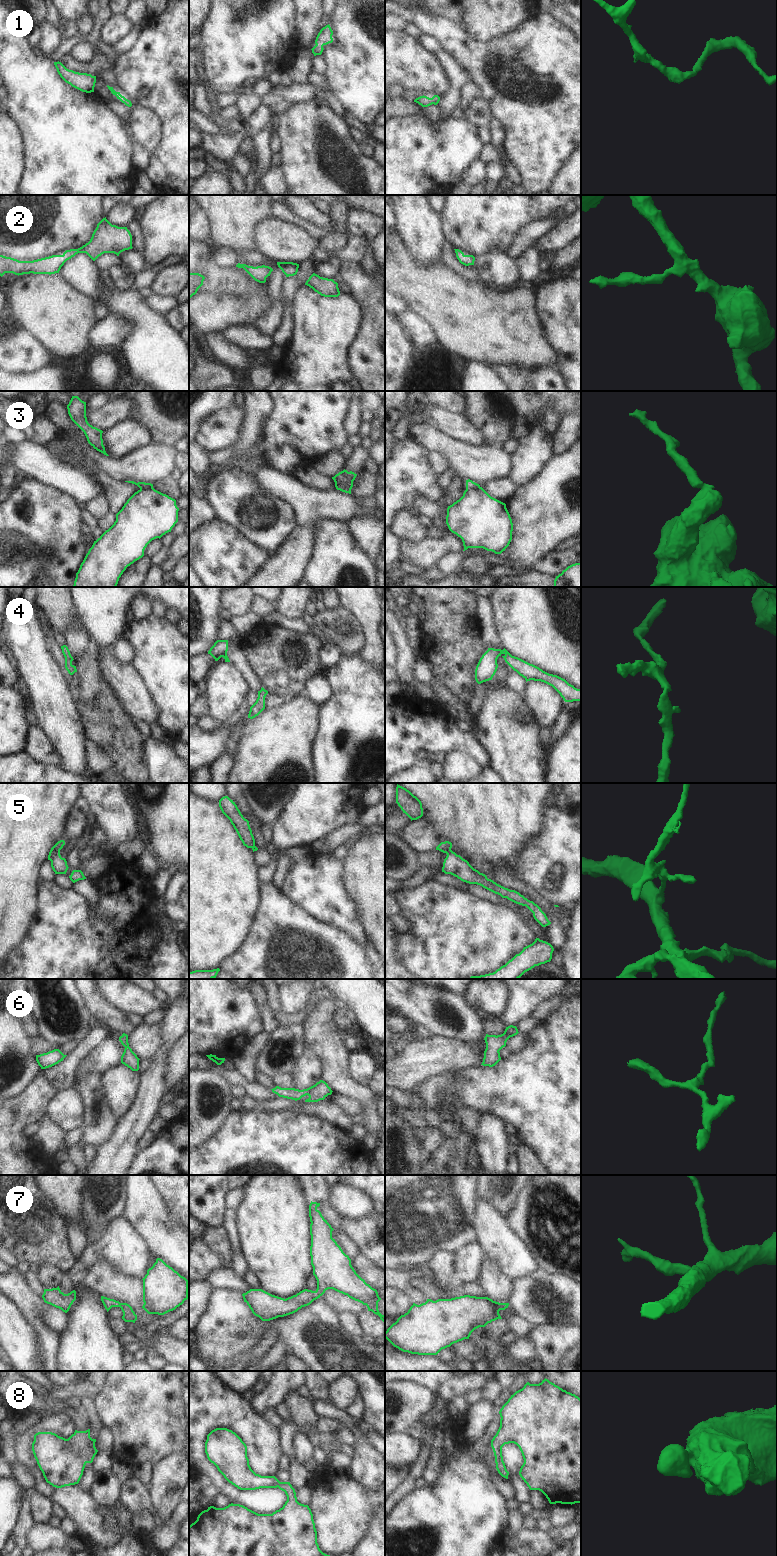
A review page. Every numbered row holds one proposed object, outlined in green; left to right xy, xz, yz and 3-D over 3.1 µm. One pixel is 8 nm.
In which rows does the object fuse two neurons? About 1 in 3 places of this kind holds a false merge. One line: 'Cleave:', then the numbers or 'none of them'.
Cleave: 3, 5

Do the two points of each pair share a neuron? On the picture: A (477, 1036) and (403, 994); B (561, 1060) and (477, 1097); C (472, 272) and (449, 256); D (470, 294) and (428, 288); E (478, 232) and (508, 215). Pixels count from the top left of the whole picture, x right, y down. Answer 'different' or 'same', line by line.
A: same
B: same
C: same
D: same
E: same

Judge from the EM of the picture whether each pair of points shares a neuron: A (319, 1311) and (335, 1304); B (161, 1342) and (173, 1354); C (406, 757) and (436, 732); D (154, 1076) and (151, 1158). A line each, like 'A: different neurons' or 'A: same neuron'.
A: different neurons
B: same neuron
C: same neuron
D: different neurons

